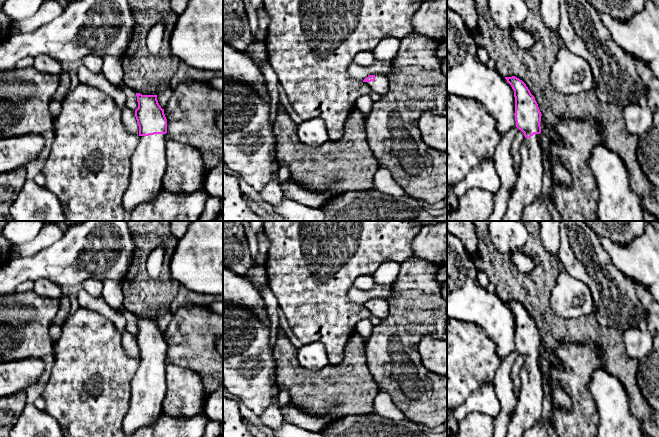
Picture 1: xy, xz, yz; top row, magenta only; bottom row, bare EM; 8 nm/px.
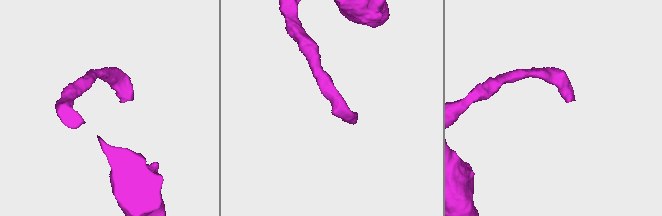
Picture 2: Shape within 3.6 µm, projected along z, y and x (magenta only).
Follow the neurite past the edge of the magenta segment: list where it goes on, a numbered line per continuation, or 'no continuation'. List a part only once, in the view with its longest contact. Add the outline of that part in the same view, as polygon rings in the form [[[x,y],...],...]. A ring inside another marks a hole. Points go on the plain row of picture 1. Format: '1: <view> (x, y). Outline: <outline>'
1: xy (148, 387). Outline: [[[166,358],[140,360],[138,369],[131,381],[131,403],[123,420],[125,436],[133,436],[140,428],[153,424],[162,415],[166,393]]]

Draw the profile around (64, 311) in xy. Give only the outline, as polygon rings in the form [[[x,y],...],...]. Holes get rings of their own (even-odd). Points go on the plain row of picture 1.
[[[62,295],[59,298],[59,310],[50,327],[50,332],[53,332],[56,338],[60,338],[60,331],[70,313],[70,300],[67,296]]]

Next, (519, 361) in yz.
[[[519,354],[515,359],[515,362],[511,369],[511,379],[513,381],[513,391],[515,395],[518,397],[519,389],[521,386],[521,378],[520,378],[520,371],[525,363],[524,357]]]

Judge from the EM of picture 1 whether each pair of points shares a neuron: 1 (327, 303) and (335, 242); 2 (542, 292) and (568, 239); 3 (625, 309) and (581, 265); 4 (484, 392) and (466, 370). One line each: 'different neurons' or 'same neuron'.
1: same neuron
2: different neurons
3: same neuron
4: different neurons

